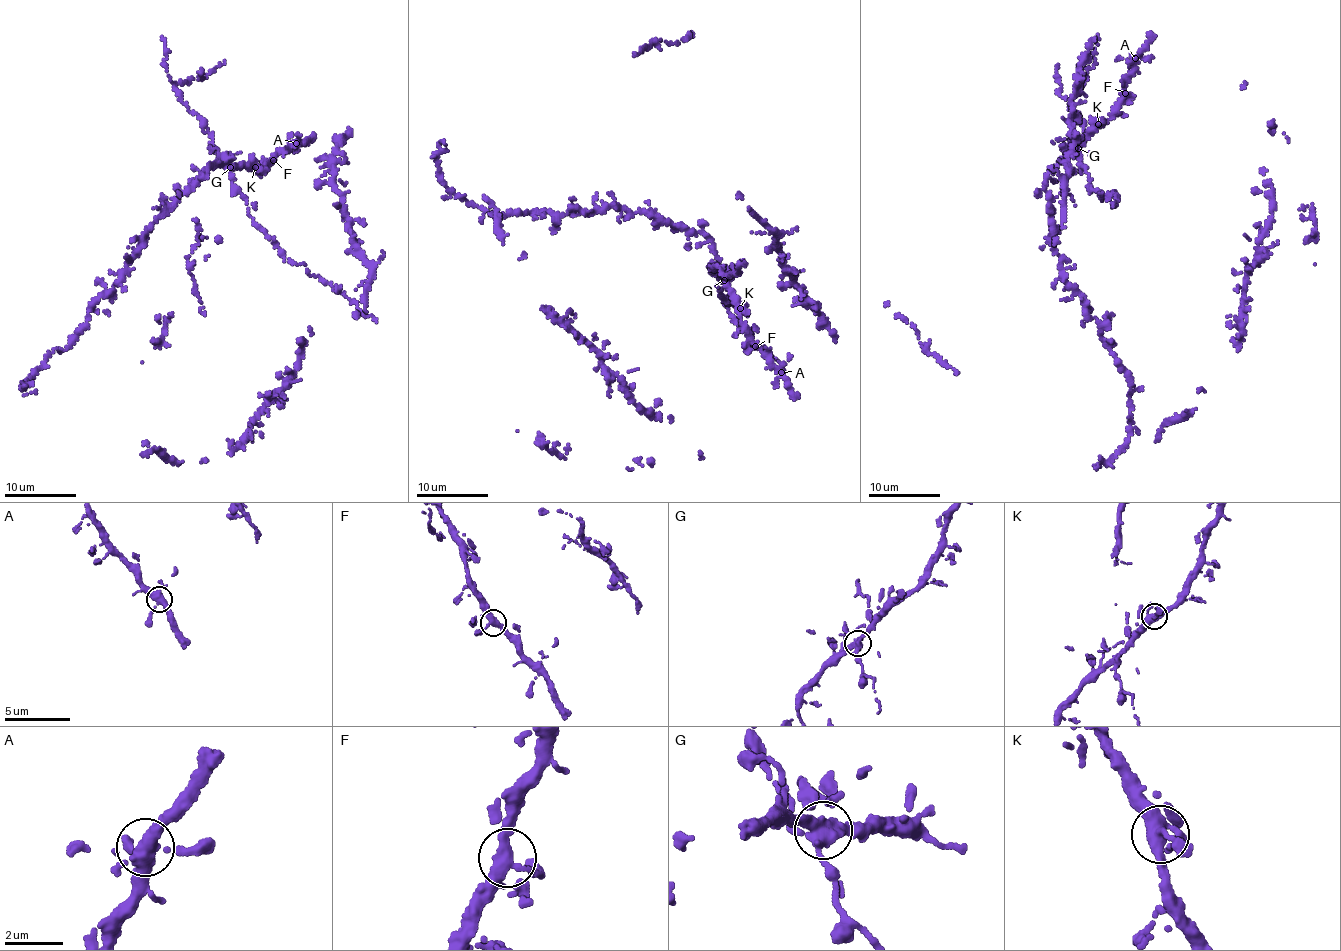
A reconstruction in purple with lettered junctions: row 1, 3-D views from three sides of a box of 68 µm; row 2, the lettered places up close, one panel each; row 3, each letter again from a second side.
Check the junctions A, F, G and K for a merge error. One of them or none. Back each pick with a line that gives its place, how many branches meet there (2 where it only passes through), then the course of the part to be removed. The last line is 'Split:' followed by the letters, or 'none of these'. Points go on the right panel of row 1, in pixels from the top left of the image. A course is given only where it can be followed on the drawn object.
Split: none of these

